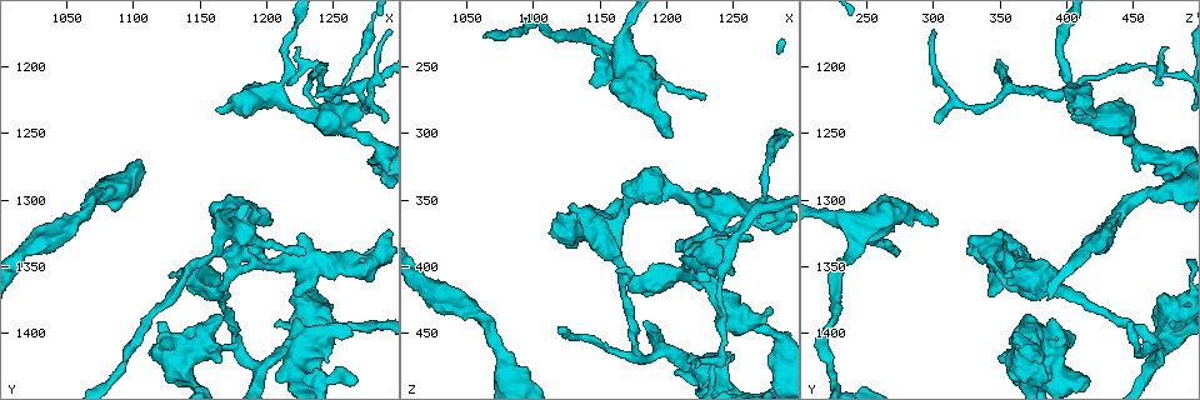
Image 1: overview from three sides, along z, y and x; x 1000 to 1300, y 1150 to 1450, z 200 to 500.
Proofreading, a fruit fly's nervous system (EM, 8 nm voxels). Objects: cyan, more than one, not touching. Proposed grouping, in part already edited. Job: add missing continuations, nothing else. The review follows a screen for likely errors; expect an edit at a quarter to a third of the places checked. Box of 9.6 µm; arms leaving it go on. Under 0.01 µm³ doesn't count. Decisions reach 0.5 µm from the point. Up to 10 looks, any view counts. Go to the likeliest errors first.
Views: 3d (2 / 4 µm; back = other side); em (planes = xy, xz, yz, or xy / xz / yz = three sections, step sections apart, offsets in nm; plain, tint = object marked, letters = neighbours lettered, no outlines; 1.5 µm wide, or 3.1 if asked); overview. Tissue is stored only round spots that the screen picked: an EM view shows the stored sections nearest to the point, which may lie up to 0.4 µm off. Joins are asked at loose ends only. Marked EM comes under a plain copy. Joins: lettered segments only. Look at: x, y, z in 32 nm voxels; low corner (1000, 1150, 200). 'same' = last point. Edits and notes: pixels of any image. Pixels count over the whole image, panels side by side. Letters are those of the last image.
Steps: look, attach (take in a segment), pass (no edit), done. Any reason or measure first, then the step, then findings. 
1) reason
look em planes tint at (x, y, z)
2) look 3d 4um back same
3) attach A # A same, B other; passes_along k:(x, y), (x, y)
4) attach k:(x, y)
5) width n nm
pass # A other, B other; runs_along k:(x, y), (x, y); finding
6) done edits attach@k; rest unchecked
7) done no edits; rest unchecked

look em yz step 8 tint at (1204, 1316, 304)

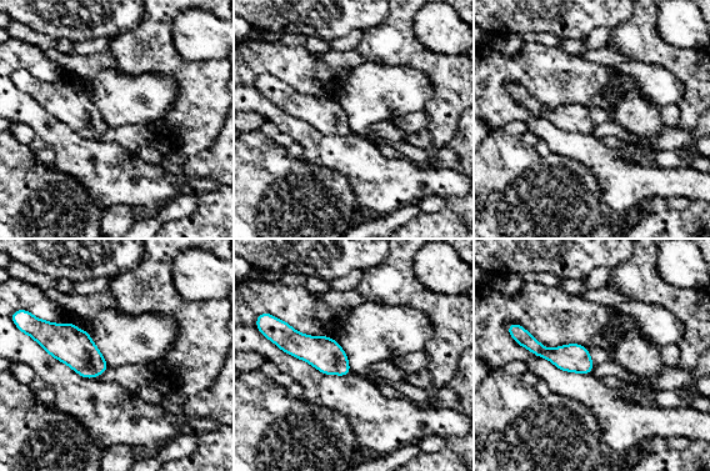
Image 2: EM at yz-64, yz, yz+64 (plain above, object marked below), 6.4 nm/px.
cut it another way
look em planes letters same

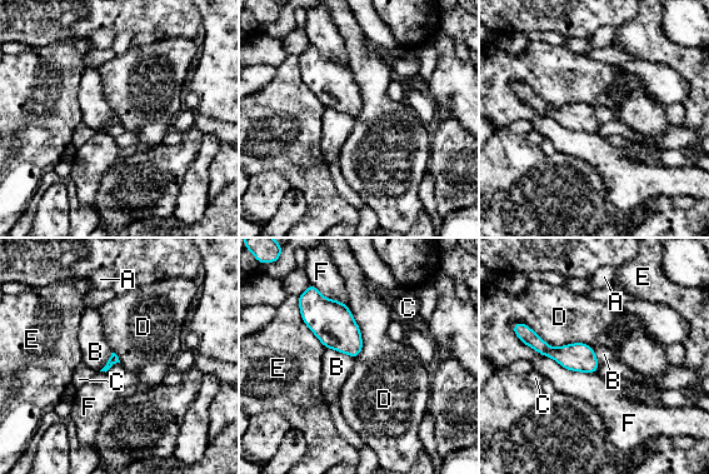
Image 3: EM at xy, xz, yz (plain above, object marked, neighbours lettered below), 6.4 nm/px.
pass # A other, B other, C other, D other, E other, F other; border 3:(520, 322), (552, 347), (593, 347); none of them fits

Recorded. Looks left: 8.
branch stops here
look 3d 4um at (1280, 1232, 434)

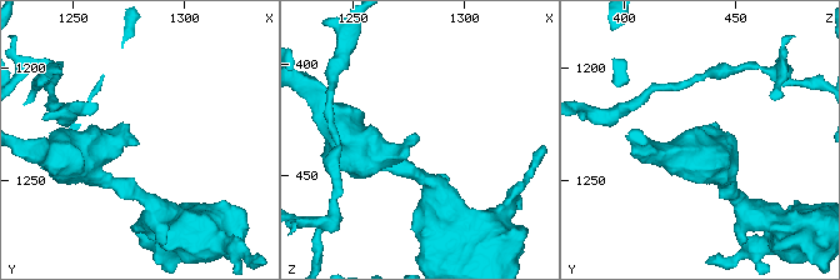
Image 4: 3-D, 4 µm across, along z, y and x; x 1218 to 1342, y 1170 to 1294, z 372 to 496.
look em xy step 4 tint at (1279, 1234, 432)

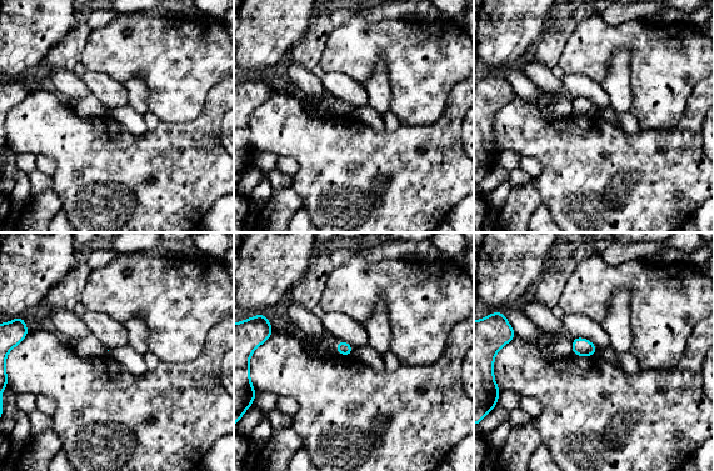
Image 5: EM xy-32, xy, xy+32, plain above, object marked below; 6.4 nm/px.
another direction
look em planes letters same

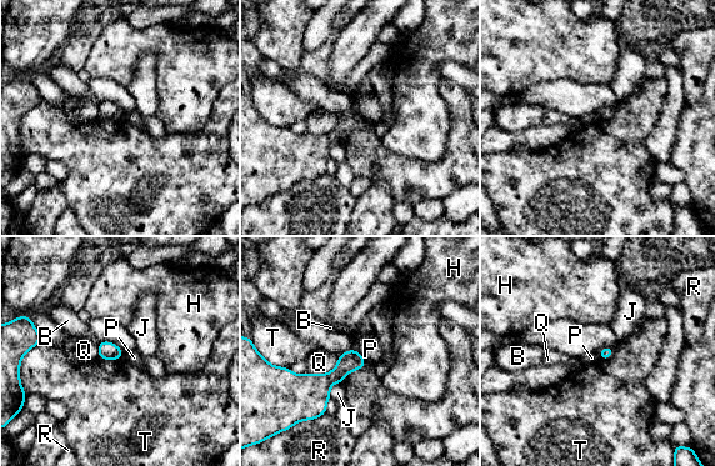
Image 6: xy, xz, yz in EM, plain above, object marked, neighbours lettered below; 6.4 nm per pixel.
pass # B other, H other, J other, P other, Q other, R other, T other; border 6:(354, 349), (366, 360); no lettered segment goes on from it

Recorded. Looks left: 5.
thick end
look em planes letters at (1262, 1396, 380)

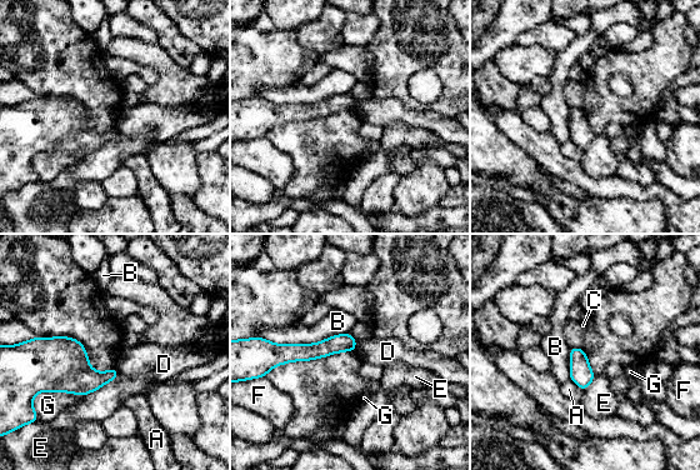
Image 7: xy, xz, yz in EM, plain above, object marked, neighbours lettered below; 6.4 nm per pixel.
longest_contact B 550 nm
pass # A other, B other, C other, D other, E other, F other, G other; no lettered segment goes on from it

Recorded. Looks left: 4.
thin end
look em xz step 4 tint at (1222, 1186, 476)

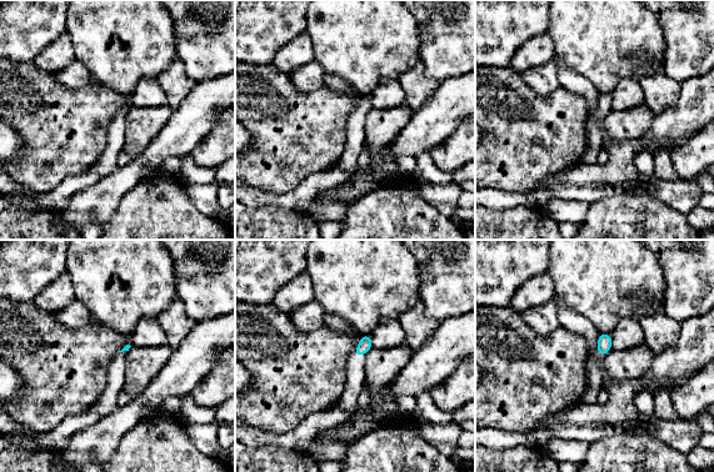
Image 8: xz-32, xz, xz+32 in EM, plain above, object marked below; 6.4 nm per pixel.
another direction
look em planes letters same

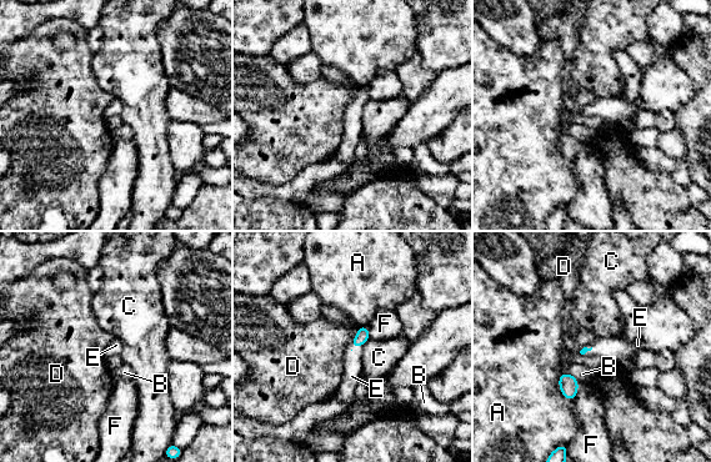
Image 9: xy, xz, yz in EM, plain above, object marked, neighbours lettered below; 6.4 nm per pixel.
attach E # A other, B other, C other, D other, E same, F other; passes_along 9:(362, 336), (356, 347), (353, 360); the cell continues

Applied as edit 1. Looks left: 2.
done edits attach@9; rest unchecked

